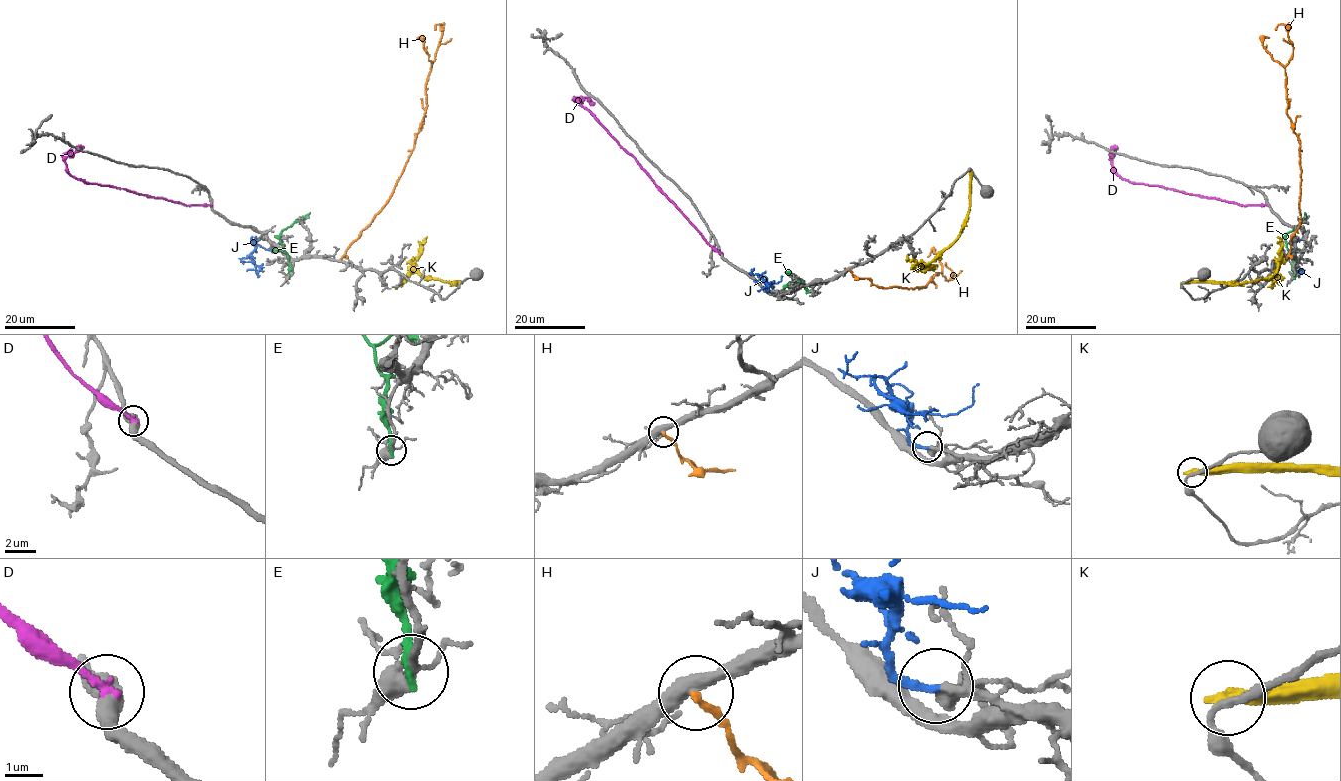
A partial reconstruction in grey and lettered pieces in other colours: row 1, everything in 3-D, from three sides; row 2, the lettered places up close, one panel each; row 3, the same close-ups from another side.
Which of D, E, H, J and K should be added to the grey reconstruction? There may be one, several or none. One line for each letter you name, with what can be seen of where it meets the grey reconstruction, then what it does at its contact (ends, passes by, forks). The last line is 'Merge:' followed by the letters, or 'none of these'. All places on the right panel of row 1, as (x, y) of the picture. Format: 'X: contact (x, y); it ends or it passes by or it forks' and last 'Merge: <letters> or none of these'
J: contact (1303, 238); it ends
Merge: J

